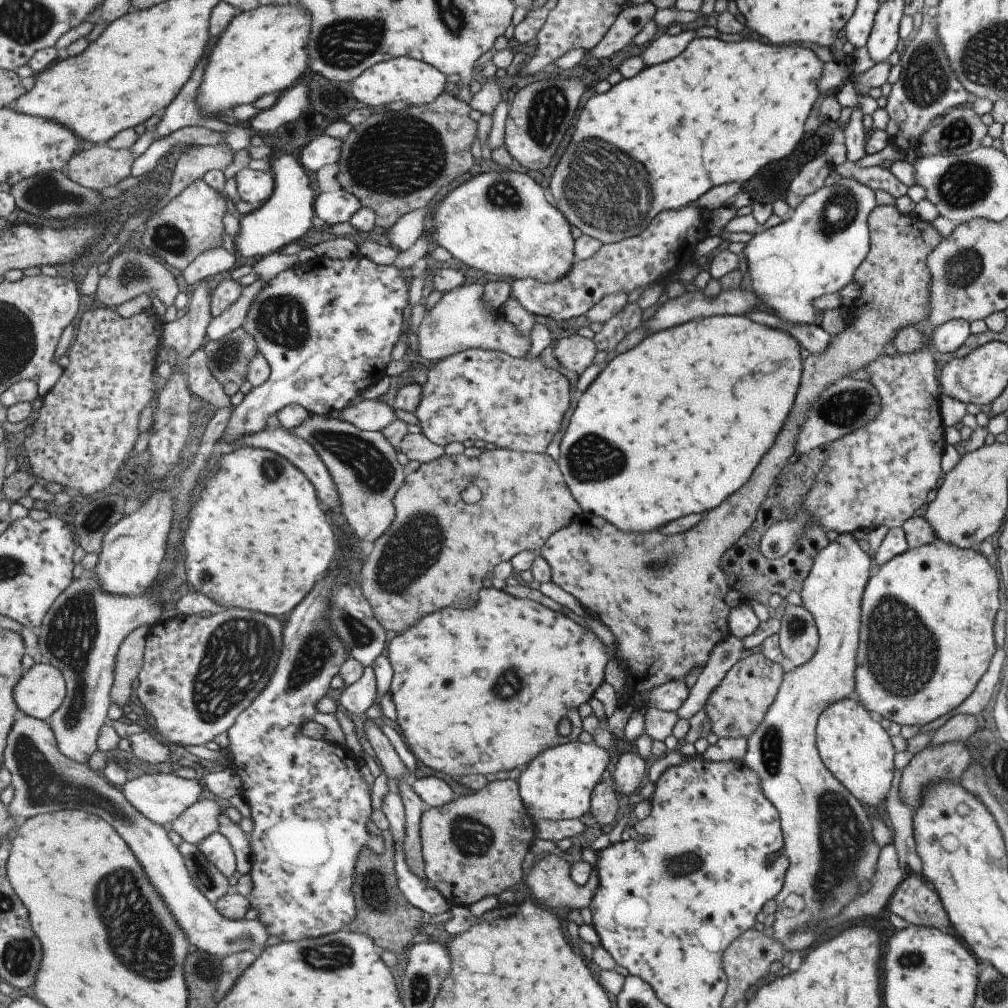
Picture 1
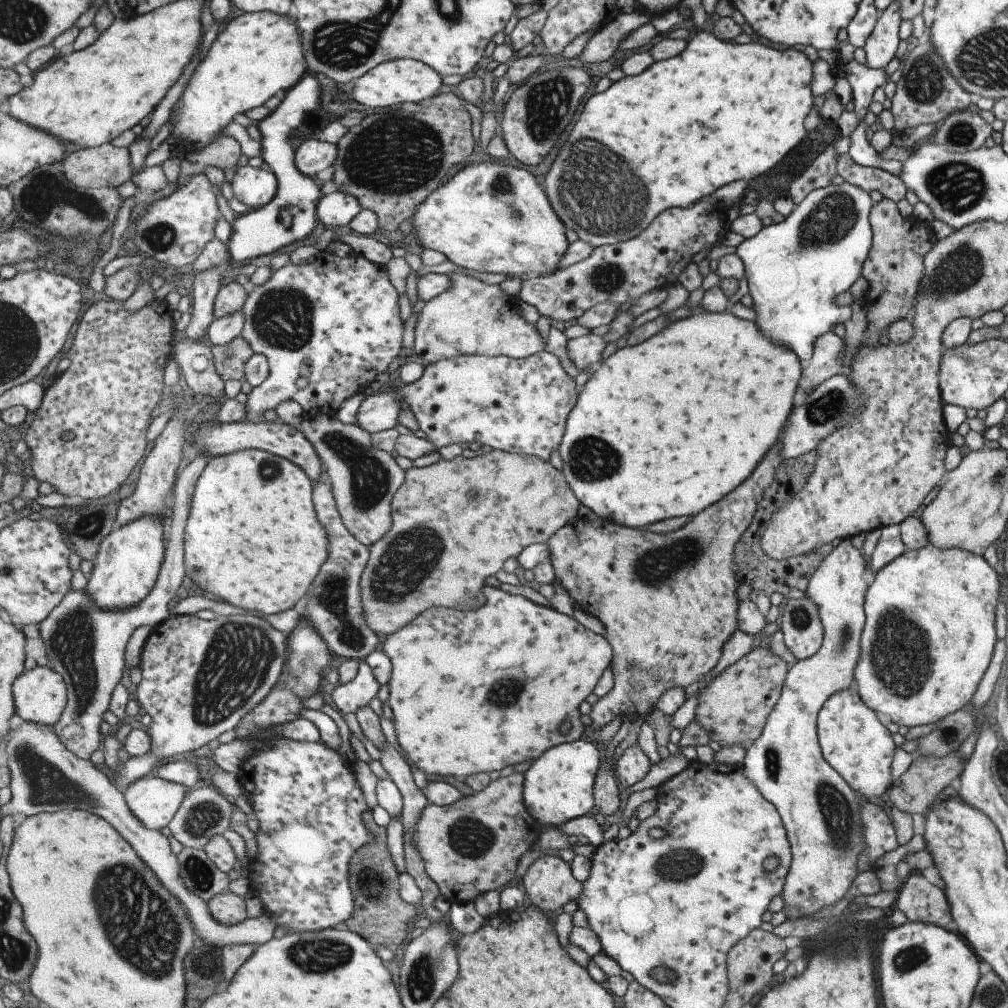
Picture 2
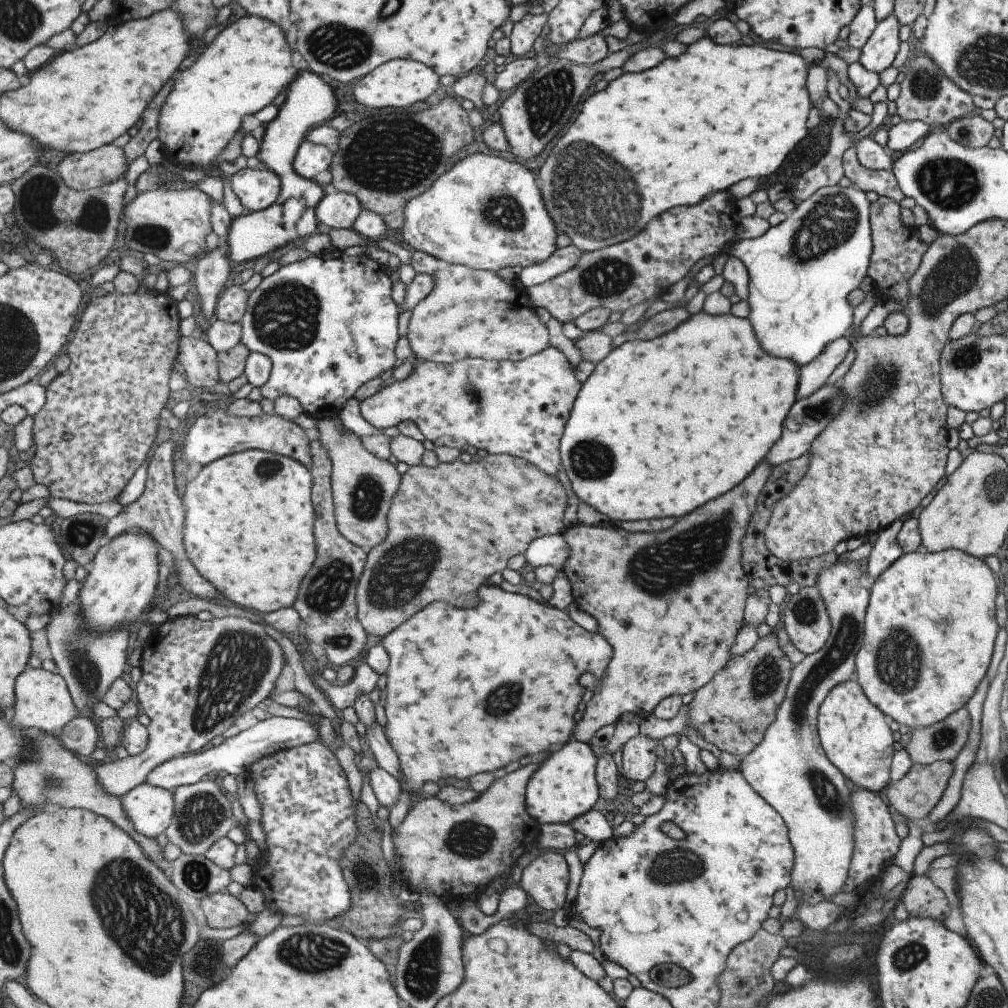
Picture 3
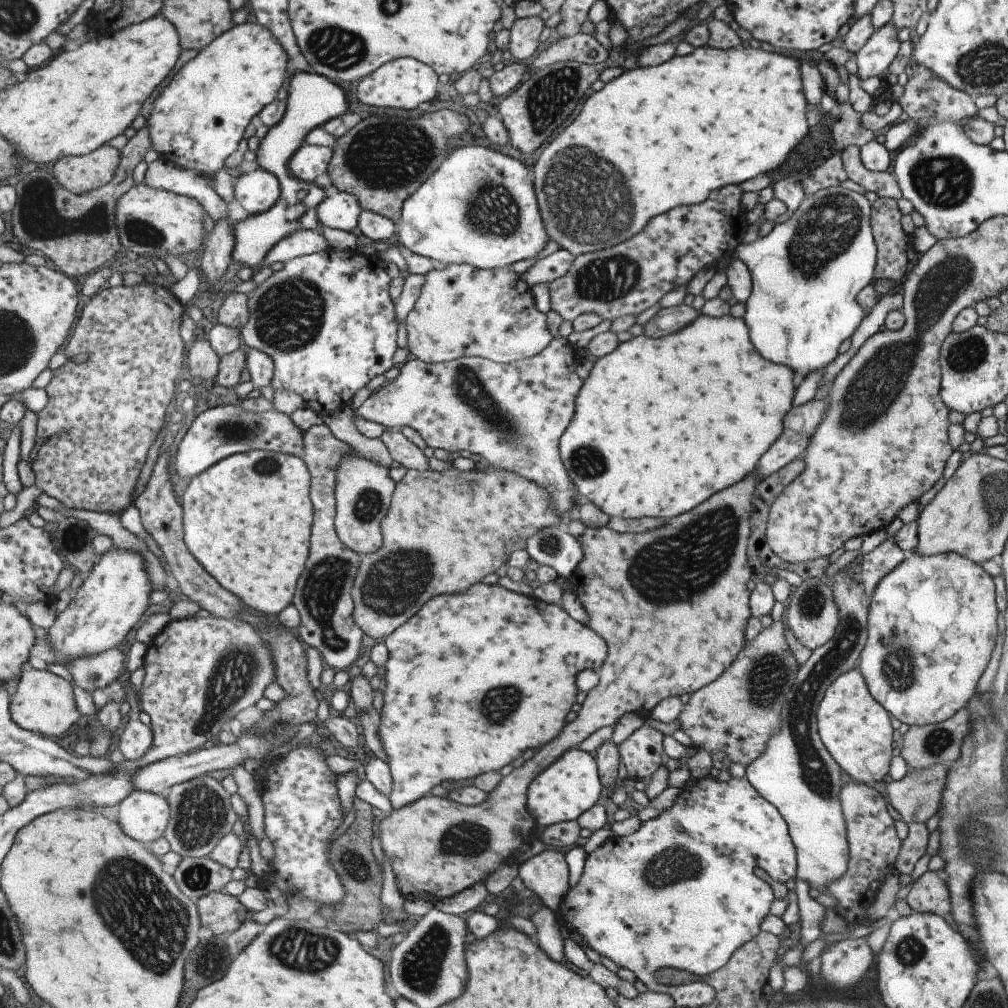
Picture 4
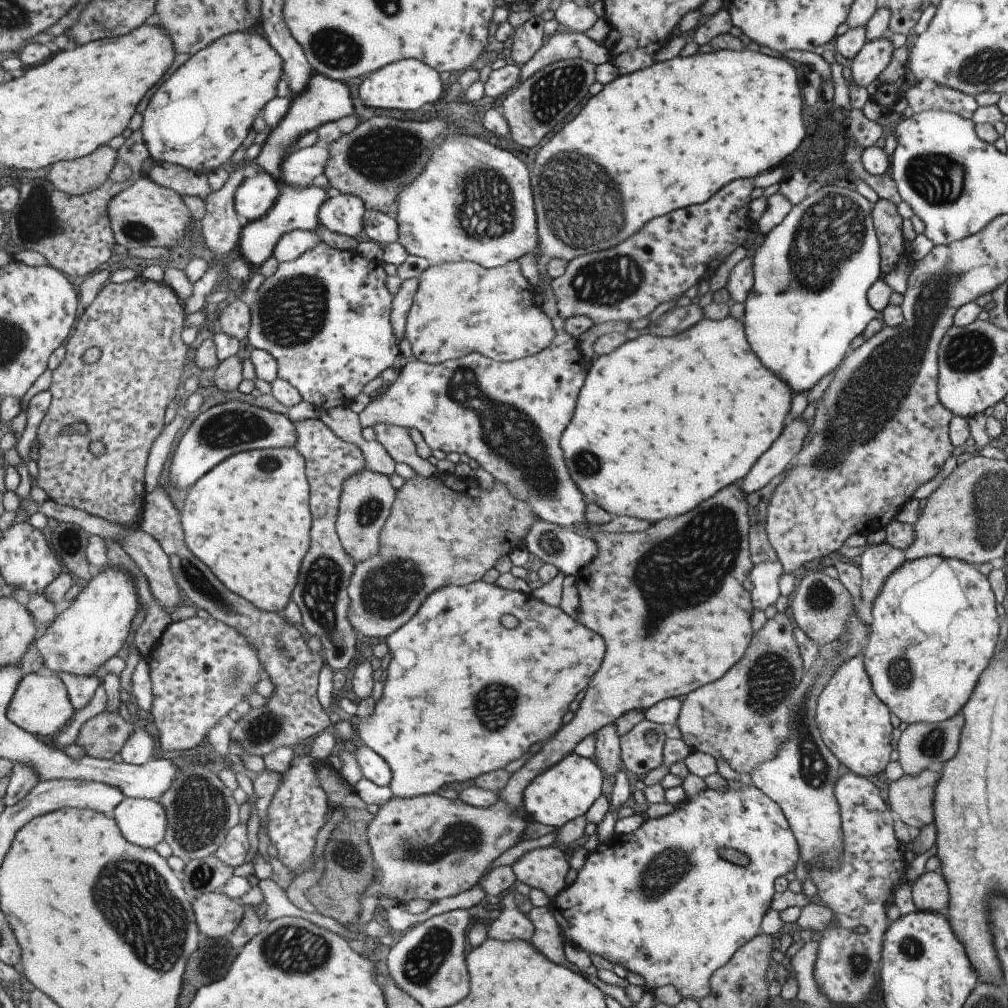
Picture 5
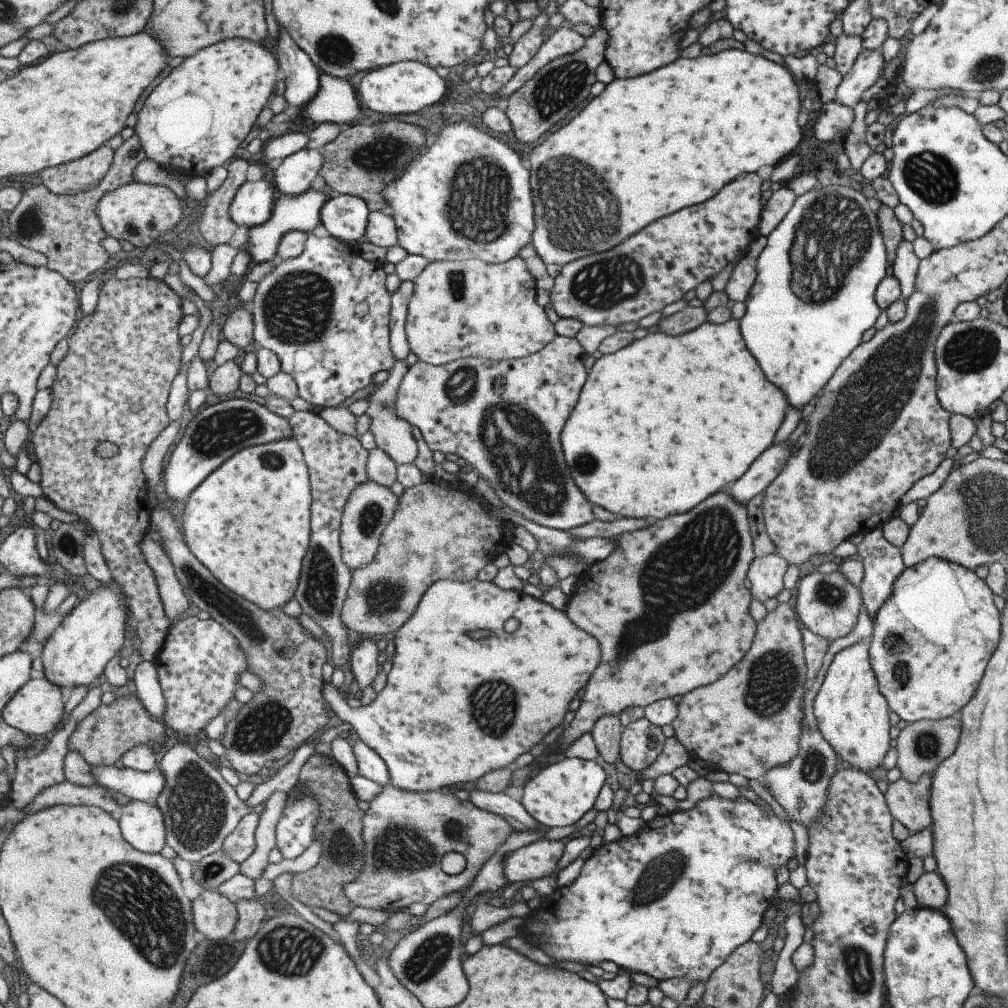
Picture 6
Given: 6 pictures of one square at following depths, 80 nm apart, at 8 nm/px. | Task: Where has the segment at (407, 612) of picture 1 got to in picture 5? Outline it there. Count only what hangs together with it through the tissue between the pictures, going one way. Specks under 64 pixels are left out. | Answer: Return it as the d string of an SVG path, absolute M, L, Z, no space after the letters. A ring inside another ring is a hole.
M442 473L437 476L433 475L432 477L413 475L410 479L405 480L403 486L398 489L392 513L385 523L383 532L380 533L380 553L367 561L361 561L356 564L356 569L348 590L352 598L352 606L349 609L349 620L359 633L365 636L379 636L379 638L386 639L387 636L391 636L393 632L397 632L399 628L411 621L413 616L419 612L421 605L429 598L429 595L433 594L436 590L449 585L465 586L475 581L483 580L483 576L491 568L495 568L495 564L499 562L501 556L509 556L517 547L522 546L523 542L527 541L529 531L537 521L545 520L542 520L527 501L516 497L501 481L497 481L495 478L492 489L483 490L474 477L465 478L453 475L453 473Z

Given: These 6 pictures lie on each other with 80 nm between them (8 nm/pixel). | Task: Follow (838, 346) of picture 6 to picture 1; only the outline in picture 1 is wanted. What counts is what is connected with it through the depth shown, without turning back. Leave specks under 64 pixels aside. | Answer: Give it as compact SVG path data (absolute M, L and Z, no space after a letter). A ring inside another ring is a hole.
M849 176L841 177L836 183L806 196L794 209L789 218L782 223L755 233L746 242L742 251L748 266L751 290L757 295L761 303L767 304L776 317L789 321L790 325L815 325L813 318L820 313L812 302L819 298L826 298L828 294L837 291L851 282L853 271L863 260L869 248L867 226L868 214L875 208L873 190L857 182Z

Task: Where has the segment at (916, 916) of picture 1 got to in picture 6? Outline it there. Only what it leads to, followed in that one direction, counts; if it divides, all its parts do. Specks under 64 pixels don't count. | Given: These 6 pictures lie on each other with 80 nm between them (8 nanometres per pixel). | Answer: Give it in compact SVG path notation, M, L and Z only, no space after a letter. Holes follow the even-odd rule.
M924 872L911 884L917 906L924 909L943 910L946 903L947 890L937 872Z

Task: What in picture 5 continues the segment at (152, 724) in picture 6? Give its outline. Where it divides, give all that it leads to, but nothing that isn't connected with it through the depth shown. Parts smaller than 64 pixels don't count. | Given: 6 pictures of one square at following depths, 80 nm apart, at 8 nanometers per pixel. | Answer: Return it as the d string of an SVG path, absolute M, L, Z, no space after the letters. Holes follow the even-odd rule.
M103 712L89 719L75 734L75 740L92 757L111 759L117 752L121 752L123 743L138 725L137 722L125 722L118 714Z

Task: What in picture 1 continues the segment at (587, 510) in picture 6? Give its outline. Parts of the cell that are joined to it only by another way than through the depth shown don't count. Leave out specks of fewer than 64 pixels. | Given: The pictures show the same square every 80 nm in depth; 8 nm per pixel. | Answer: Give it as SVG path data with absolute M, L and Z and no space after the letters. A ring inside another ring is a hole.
M467 349L439 361L427 373L429 380L423 385L422 401L414 419L419 421L422 432L441 446L451 442L467 445L474 440L483 440L514 451L545 453L571 404L569 378L545 368L538 357L519 359L498 350ZM363 399L354 405L347 405L343 410L336 412L335 416L361 430L381 432L392 425L399 414L389 404L381 403L377 399Z

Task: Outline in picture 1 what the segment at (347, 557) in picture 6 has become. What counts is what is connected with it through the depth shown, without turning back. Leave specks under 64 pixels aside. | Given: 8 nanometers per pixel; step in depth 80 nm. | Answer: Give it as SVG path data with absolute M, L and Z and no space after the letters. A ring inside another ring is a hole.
M334 414L311 415L292 432L310 442L328 466L337 483L342 509L352 532L368 547L383 537L396 521L396 494L408 476L385 433L361 430Z

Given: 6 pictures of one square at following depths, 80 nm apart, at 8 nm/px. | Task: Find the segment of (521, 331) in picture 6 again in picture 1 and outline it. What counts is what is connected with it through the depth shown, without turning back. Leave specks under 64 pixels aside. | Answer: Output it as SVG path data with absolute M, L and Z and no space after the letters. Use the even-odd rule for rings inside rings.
M472 283L464 284L462 287L443 294L440 300L426 312L417 331L419 354L421 354L421 356L429 360L442 361L464 350L478 348L506 352L519 359L523 359L527 356L527 352L529 352L529 348L531 348L528 335L522 335L520 333L521 328L517 327L516 324L510 323L508 319L505 318L505 313L502 308L493 309L484 300L484 290L485 285Z

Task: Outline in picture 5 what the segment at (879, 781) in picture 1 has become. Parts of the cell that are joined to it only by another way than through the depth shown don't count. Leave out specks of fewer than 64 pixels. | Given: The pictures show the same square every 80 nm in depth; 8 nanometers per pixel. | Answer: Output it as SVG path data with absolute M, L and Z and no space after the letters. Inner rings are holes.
M862 654L841 663L822 688L816 702L815 722L829 752L857 777L879 774L889 762L891 724L889 711L873 694Z

